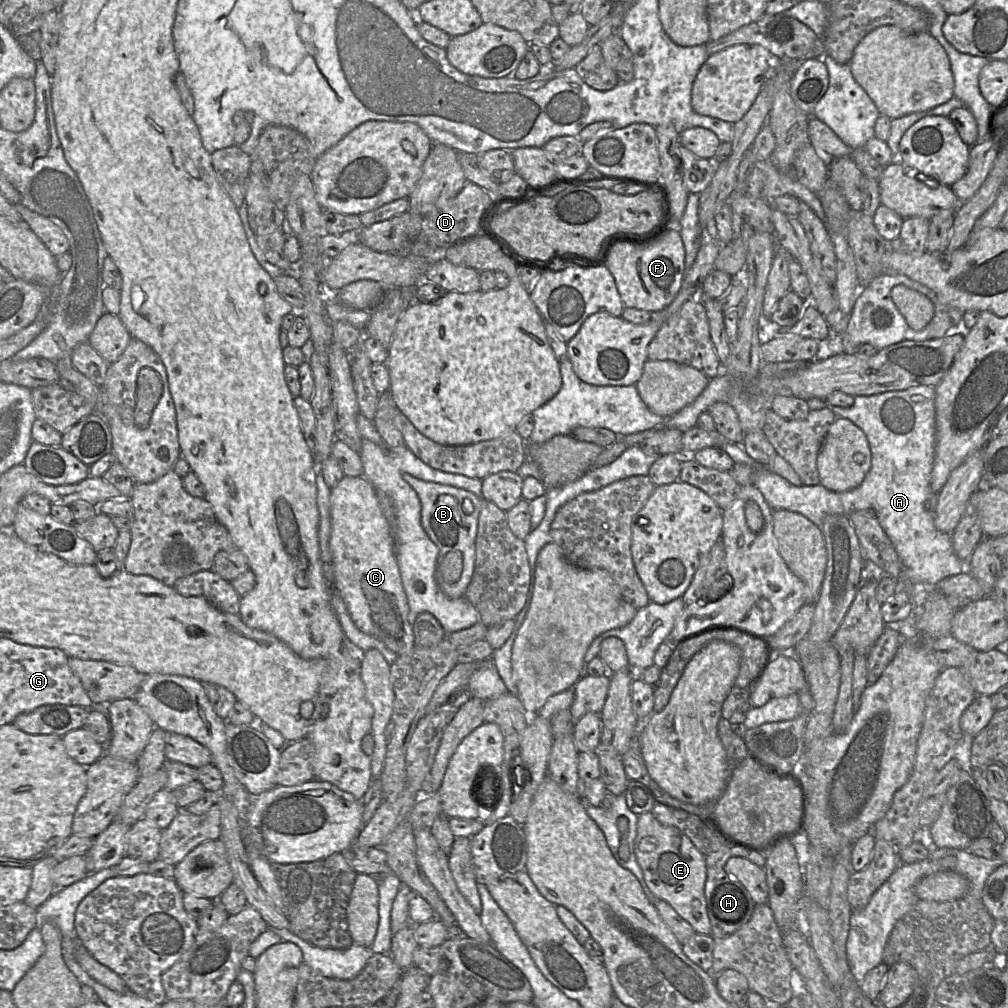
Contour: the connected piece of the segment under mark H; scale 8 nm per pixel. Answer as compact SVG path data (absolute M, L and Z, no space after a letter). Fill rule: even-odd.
M730 846L705 856L707 877L704 893L711 924L710 936L714 940L726 938L744 926L750 920L755 906L746 888L734 876L725 871L727 861L731 858L744 858L764 868L765 857L765 850L760 851L741 846Z

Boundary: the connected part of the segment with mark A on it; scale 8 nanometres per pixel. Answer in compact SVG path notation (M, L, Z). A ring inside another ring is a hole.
M920 385L905 390L853 397L851 407L836 406L832 411L837 417L851 420L864 432L871 451L871 467L858 487L839 493L846 514L856 510L874 512L905 566L906 579L917 586L920 592L934 587L947 577L968 572L968 560L960 560L953 550L951 533L939 531L934 524L938 493L931 490L930 478L936 447L935 386Z

